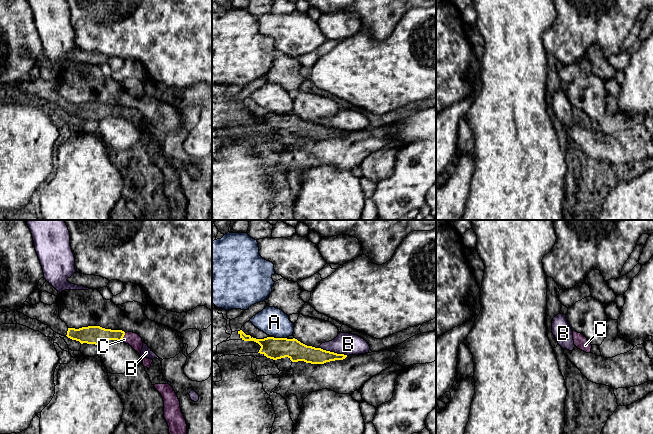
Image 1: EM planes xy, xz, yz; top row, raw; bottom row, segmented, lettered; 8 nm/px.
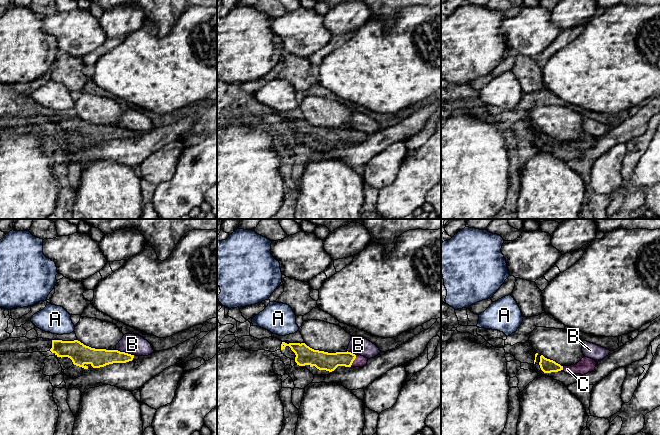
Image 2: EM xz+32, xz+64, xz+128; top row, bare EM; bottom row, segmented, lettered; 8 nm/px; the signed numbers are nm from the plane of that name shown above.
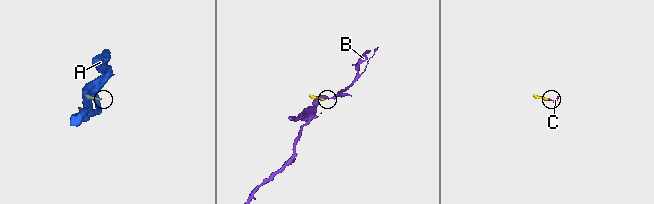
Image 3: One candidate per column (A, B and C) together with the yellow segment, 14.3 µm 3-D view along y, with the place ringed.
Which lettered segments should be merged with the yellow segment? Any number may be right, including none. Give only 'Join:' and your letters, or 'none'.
Join: C

